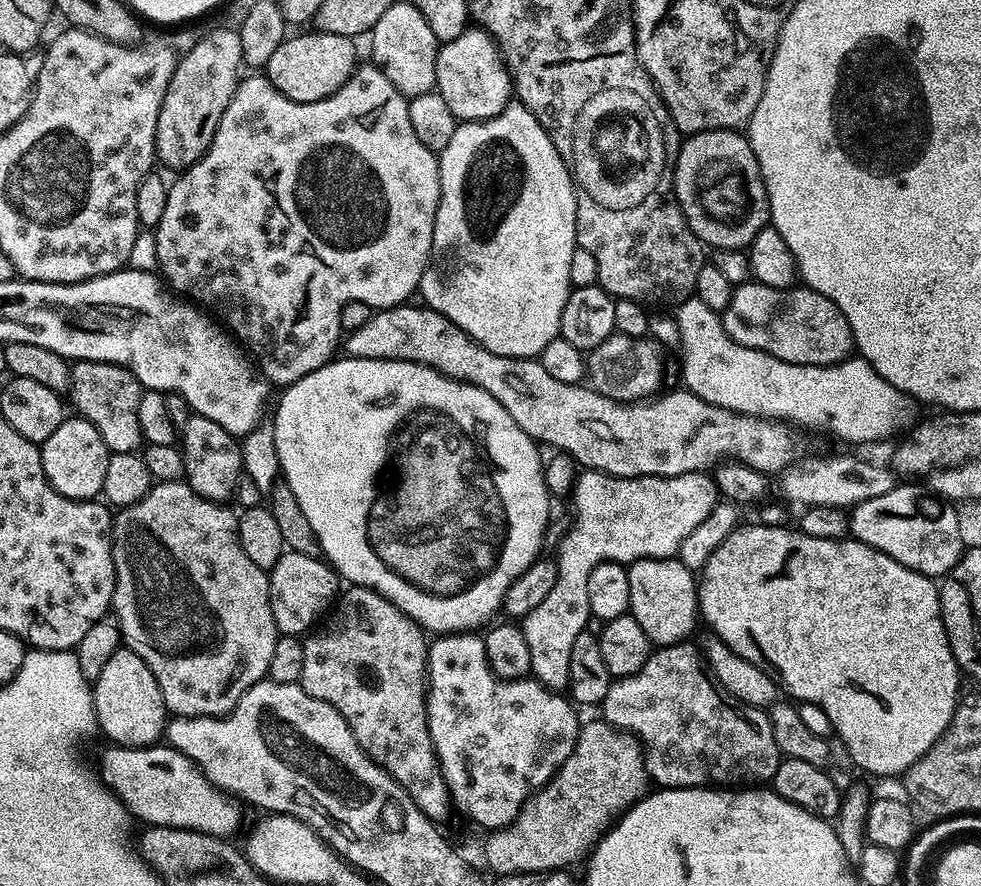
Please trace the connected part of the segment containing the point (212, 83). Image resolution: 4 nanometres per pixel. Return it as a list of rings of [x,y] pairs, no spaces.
[[[235,27],[218,28],[206,36],[201,35],[194,47],[180,57],[178,66],[166,86],[162,110],[158,114],[156,160],[159,163],[164,163],[168,168],[183,170],[204,157],[218,130],[218,122],[222,122],[222,114],[226,114],[226,106],[230,106],[230,98],[234,98],[234,90],[240,85],[243,62],[242,38]]]

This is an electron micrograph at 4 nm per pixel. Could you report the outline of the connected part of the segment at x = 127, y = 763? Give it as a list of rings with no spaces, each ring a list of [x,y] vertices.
[[[109,747],[102,774],[124,807],[137,821],[145,820],[143,823],[148,826],[185,828],[206,836],[232,838],[240,828],[241,805],[222,789],[215,788],[199,766],[177,748],[160,747]]]

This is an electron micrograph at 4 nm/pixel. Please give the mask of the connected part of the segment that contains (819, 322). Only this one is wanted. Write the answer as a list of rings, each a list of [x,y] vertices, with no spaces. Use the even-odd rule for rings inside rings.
[[[755,282],[735,285],[730,306],[722,314],[726,334],[744,347],[765,351],[782,362],[830,366],[853,355],[850,322],[822,294],[807,286],[775,288]]]

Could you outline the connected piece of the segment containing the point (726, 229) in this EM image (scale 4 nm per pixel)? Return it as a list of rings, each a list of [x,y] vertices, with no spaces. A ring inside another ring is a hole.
[[[723,128],[722,130],[691,133],[679,145],[676,154],[674,187],[676,200],[680,204],[690,230],[694,230],[694,234],[709,249],[747,249],[752,239],[763,228],[769,227],[768,195],[762,178],[762,170],[758,166],[758,158],[754,158],[754,150],[750,146],[747,135],[739,131]]]

